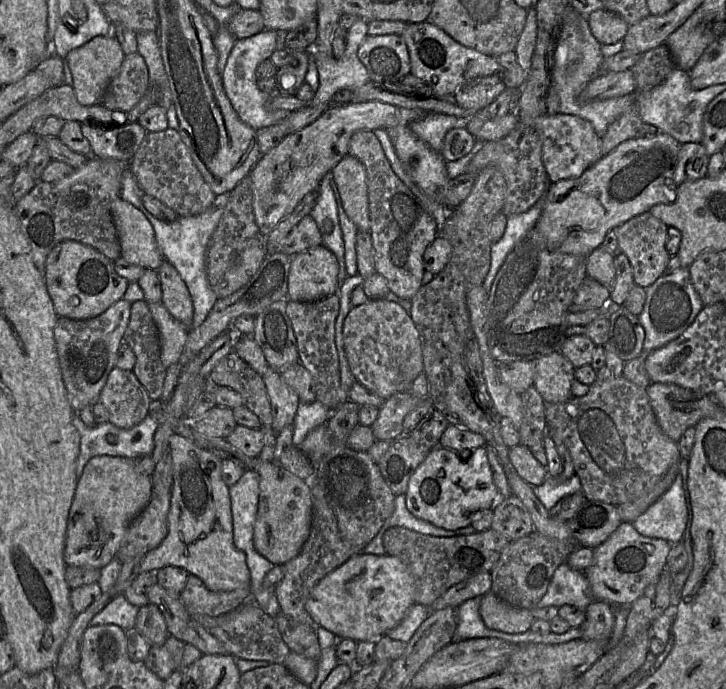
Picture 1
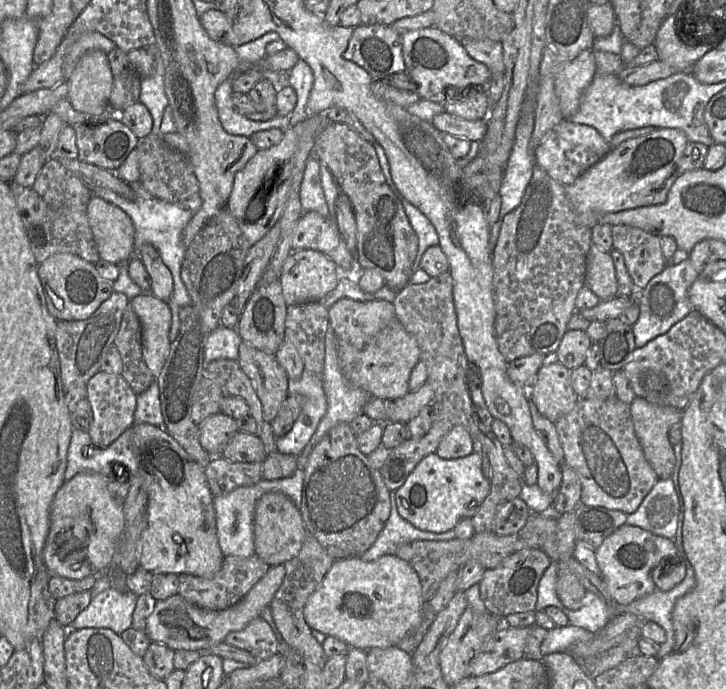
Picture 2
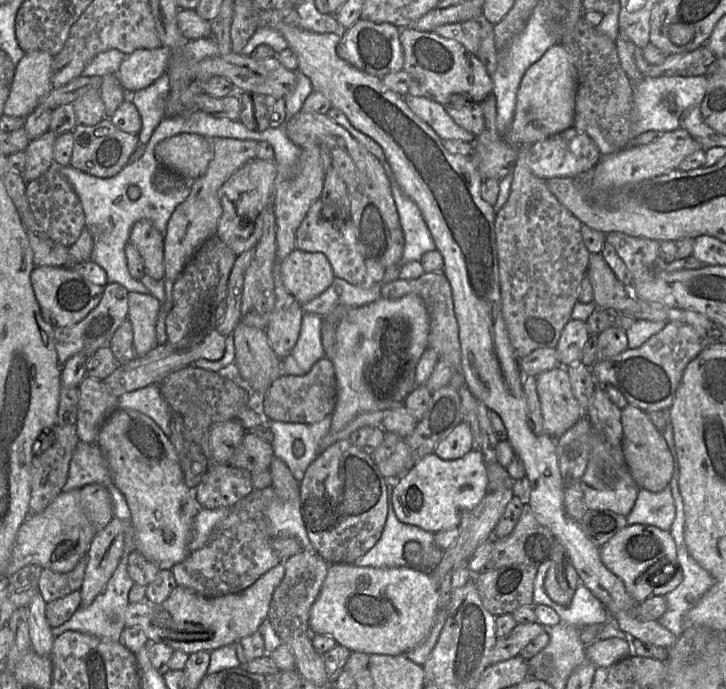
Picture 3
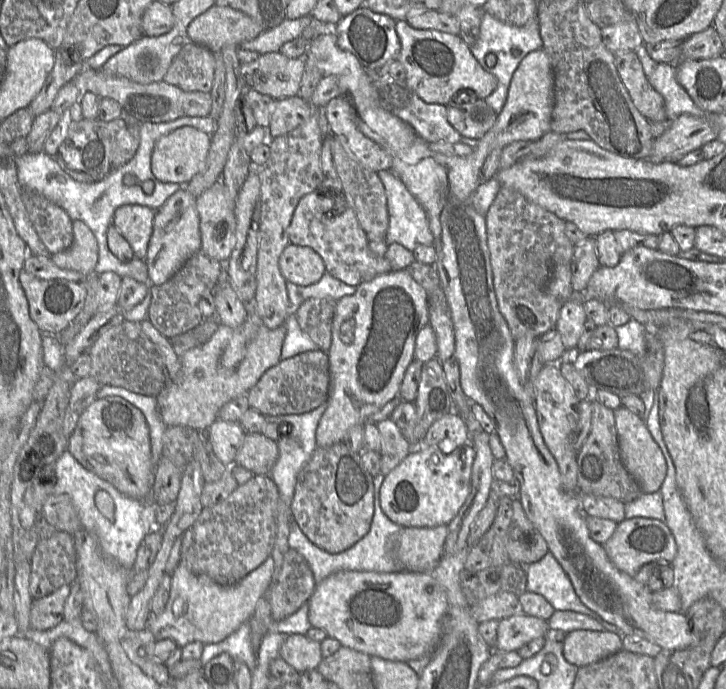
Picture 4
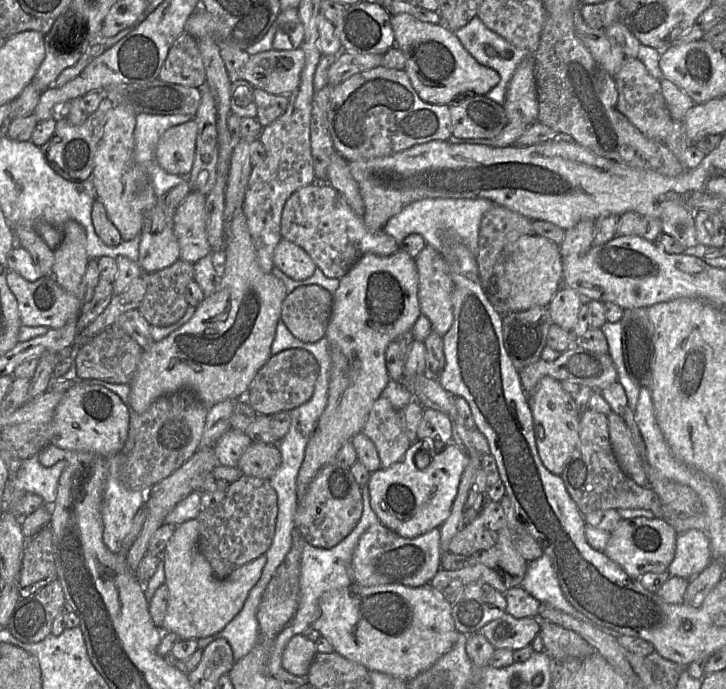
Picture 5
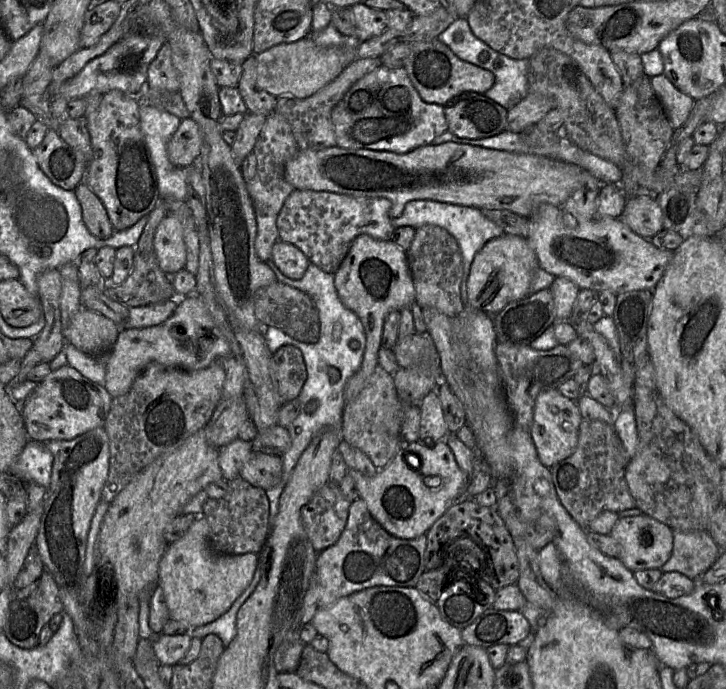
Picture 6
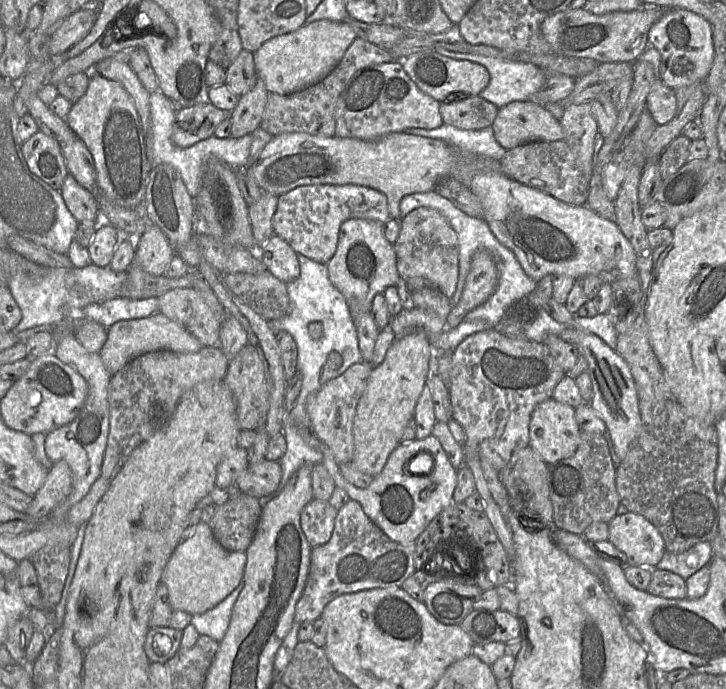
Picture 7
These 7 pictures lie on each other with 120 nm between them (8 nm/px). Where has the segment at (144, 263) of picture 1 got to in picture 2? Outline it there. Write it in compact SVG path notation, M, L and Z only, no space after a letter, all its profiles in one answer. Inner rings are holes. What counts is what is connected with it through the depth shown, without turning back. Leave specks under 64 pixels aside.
M93 196L87 216L101 260L119 264L135 255L135 228L131 218L118 206Z

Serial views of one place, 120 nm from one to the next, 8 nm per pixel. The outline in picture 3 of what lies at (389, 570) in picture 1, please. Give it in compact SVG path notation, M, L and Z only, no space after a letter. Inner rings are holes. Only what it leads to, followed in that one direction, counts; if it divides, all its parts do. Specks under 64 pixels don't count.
M353 563L330 564L321 591L311 607L313 634L332 636L351 652L400 655L427 638L440 610L433 577L415 568L373 568Z

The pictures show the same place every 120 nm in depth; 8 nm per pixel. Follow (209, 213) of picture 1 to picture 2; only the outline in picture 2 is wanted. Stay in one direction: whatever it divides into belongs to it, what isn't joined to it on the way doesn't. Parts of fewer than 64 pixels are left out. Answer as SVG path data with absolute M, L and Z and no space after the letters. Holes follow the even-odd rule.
M136 182L132 184L136 192L136 196L132 201L117 194L107 188L89 188L93 196L102 198L103 200L114 204L121 208L132 220L135 228L135 249L148 243L153 245L159 252L164 264L169 268L173 277L173 292L170 300L167 302L171 313L172 321L169 332L170 341L174 341L180 327L179 313L180 310L190 302L187 289L181 279L181 265L187 250L187 246L182 242L182 231L191 220L194 212L201 206L201 198L199 194L194 194L185 201L173 204L158 199L147 192L140 184Z

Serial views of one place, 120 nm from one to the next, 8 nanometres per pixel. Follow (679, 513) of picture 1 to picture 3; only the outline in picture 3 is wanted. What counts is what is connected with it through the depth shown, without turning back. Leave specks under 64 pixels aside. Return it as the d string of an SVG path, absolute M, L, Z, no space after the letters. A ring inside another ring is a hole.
M670 487L659 492L640 489L632 510L625 517L628 525L651 525L670 532L675 518L675 504Z

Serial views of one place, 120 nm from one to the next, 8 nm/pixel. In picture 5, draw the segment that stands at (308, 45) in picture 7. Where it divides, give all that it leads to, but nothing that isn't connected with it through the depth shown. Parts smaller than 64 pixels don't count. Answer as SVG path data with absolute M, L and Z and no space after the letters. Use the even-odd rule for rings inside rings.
M302 47L252 55L237 78L273 95L291 95L299 87L305 66Z

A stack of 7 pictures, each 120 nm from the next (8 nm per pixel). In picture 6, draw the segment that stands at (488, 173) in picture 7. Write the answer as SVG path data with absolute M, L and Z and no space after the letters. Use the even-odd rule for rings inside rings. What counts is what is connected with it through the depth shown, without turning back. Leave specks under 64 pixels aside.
M542 203L537 206L532 222L532 234L526 239L535 251L539 268L555 277L568 278L580 289L592 289L599 293L611 291L616 295L634 290L652 292L673 256L672 251L658 249L650 240L635 234L620 218L596 216L590 220L578 221L572 214L563 211L562 206Z

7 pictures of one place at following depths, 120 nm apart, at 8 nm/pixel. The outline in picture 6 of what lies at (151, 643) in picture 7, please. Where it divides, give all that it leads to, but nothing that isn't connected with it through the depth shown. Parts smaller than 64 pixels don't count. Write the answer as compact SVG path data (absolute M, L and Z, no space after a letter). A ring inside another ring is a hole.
M161 633L152 637L152 648L156 659L161 665L174 666L187 653L192 636L190 633L167 635Z

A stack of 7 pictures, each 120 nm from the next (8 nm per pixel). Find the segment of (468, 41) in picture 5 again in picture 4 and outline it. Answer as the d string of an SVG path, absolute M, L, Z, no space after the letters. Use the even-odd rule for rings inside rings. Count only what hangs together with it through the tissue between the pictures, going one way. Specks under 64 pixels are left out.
M484 13L481 19L479 36L476 42L469 47L483 69L493 74L498 80L496 89L484 100L499 115L506 103L509 86L515 70L528 53L543 47L538 19L536 17L535 20L527 25L519 27L504 23L492 15ZM490 53L495 54L497 58L493 67L489 67L486 63L486 56Z

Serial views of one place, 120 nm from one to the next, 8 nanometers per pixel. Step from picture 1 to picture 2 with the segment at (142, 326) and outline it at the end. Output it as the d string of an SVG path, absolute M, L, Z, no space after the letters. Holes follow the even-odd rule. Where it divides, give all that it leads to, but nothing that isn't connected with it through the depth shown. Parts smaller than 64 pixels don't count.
M128 303L113 345L118 348L122 359L121 376L136 394L145 392L155 381L143 358L141 336L139 318Z

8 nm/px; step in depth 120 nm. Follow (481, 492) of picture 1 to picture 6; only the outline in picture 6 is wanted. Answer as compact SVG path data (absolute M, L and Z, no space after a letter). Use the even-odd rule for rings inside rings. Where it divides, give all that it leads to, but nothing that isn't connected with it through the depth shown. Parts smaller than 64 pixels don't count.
M426 439L423 442L404 443L393 459L378 473L369 477L362 473L350 470L350 475L362 499L372 517L389 534L400 539L415 539L426 534L430 527L440 518L456 501L461 498L470 498L466 495L465 476L459 468L454 454L445 441L434 442ZM414 453L421 459L419 471L412 470L407 462L406 455Z

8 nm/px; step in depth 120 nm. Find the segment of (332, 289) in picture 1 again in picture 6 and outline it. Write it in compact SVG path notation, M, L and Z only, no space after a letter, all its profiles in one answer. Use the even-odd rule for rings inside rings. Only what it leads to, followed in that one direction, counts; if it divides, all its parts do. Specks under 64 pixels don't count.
M278 239L271 252L271 260L288 278L300 279L304 276L309 260L295 245Z

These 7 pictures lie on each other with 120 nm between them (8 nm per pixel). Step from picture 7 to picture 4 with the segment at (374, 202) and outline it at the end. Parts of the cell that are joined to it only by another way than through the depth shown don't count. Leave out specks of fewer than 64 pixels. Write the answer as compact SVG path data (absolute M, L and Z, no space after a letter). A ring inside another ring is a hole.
M321 186L303 196L294 211L288 236L290 243L312 248L321 256L326 272L350 286L357 287L392 270L385 256L377 256L369 248L366 233L343 192Z

